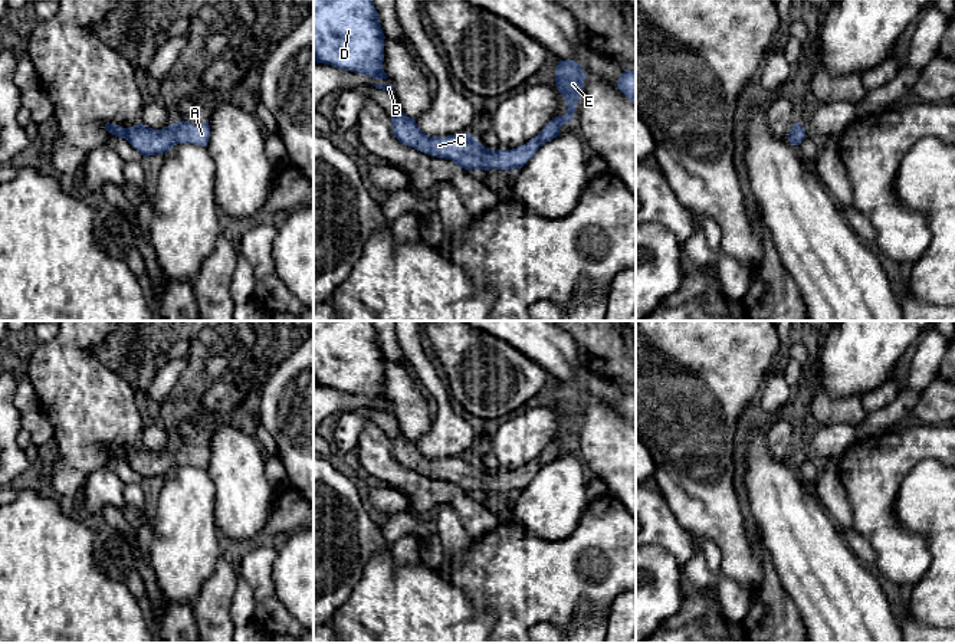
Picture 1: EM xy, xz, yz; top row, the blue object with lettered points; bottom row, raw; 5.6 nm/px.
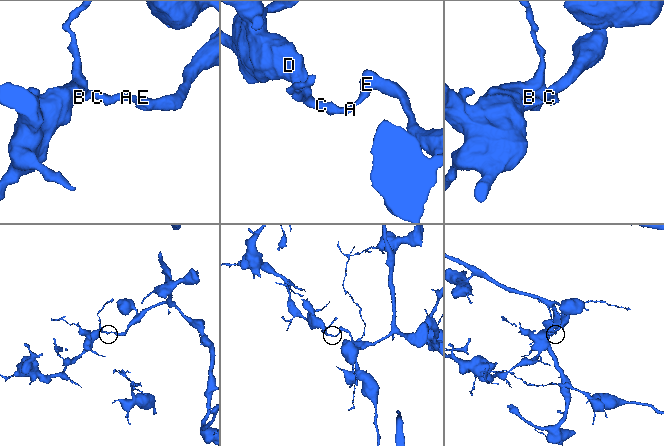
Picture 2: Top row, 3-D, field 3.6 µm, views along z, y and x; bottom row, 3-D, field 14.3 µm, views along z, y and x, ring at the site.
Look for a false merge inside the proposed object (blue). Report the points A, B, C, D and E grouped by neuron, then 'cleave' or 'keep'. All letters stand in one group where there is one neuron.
groups A B C D E; keep

